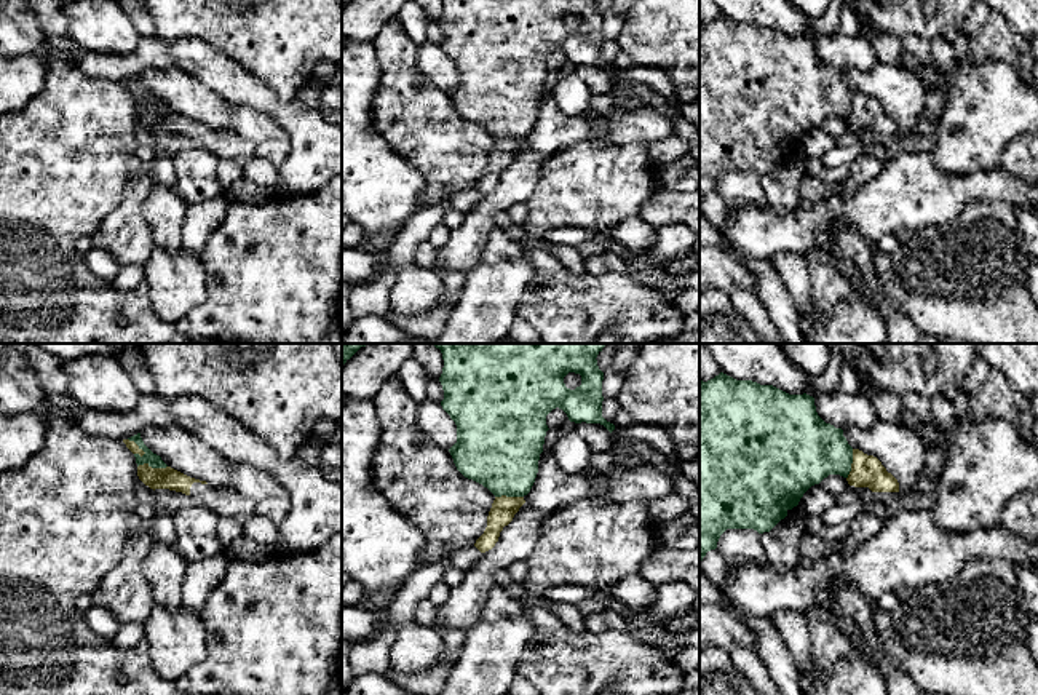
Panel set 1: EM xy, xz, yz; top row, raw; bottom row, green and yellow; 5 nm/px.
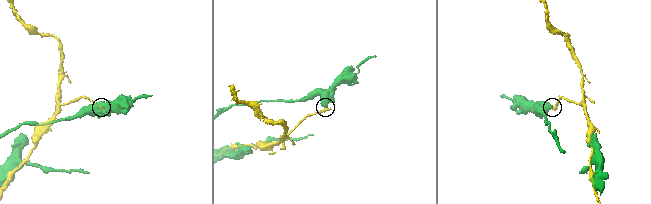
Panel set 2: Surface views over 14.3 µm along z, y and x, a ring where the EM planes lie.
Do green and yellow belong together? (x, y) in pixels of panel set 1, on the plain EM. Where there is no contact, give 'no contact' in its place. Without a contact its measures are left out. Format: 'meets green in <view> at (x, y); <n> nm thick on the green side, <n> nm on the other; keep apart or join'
meets green in xy at (152, 109); 70 nm thick on the green side, 110 nm on the other; keep apart

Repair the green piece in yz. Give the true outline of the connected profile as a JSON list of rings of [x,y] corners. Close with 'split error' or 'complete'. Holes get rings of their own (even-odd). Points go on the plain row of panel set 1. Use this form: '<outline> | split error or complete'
[[[723,14],[707,24],[699,22],[699,214],[703,200],[717,190],[727,171],[770,174],[811,128],[829,117],[848,120],[851,105],[853,89],[843,72],[818,58],[813,38],[789,37],[773,27],[736,22]]] | complete

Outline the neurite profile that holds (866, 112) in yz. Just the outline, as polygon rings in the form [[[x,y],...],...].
[[[853,91],[853,105],[846,123],[854,129],[869,129],[872,134],[899,134],[897,121],[886,113],[882,104],[859,91]]]

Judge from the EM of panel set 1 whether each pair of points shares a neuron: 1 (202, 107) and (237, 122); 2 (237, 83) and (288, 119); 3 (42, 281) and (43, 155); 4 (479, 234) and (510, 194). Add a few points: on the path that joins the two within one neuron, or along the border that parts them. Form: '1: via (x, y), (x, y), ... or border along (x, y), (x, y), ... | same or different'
1: via (209, 107), (229, 117) | same
2: via (249, 91), (275, 107) | same
3: via (40, 250), (40, 187) | same
4: via (479, 222), (499, 202) | same

